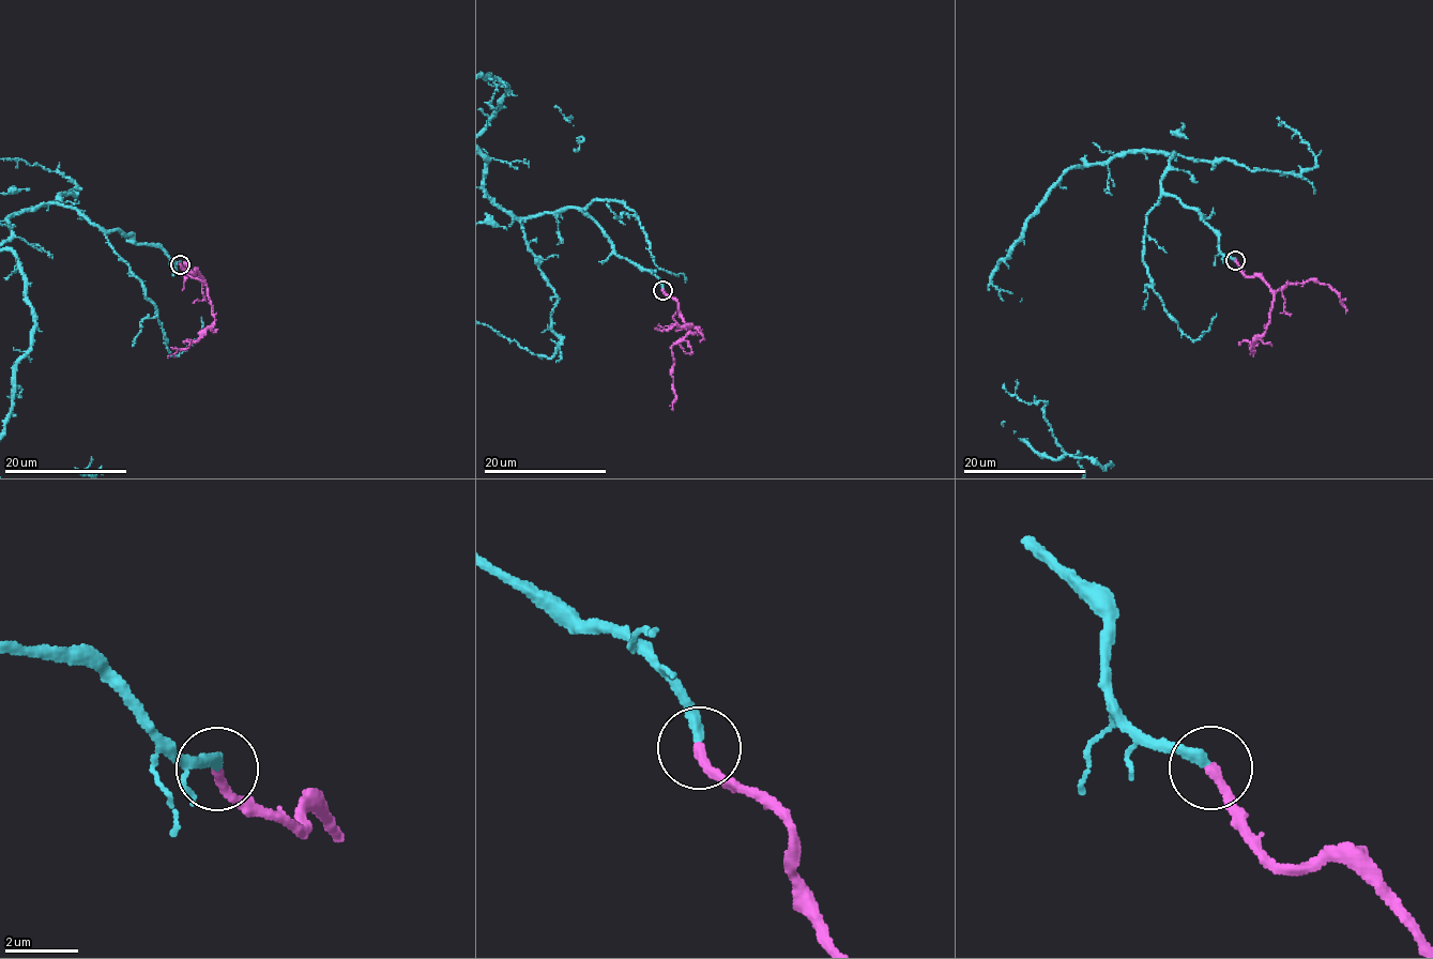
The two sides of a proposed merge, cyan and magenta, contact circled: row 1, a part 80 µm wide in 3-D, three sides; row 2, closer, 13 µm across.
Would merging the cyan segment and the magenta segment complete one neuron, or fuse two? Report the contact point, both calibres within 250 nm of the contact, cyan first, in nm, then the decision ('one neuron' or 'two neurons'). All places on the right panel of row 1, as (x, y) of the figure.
at (1235, 260); 300 nm thick on the cyan side, 280 nm on the other; one neuron

